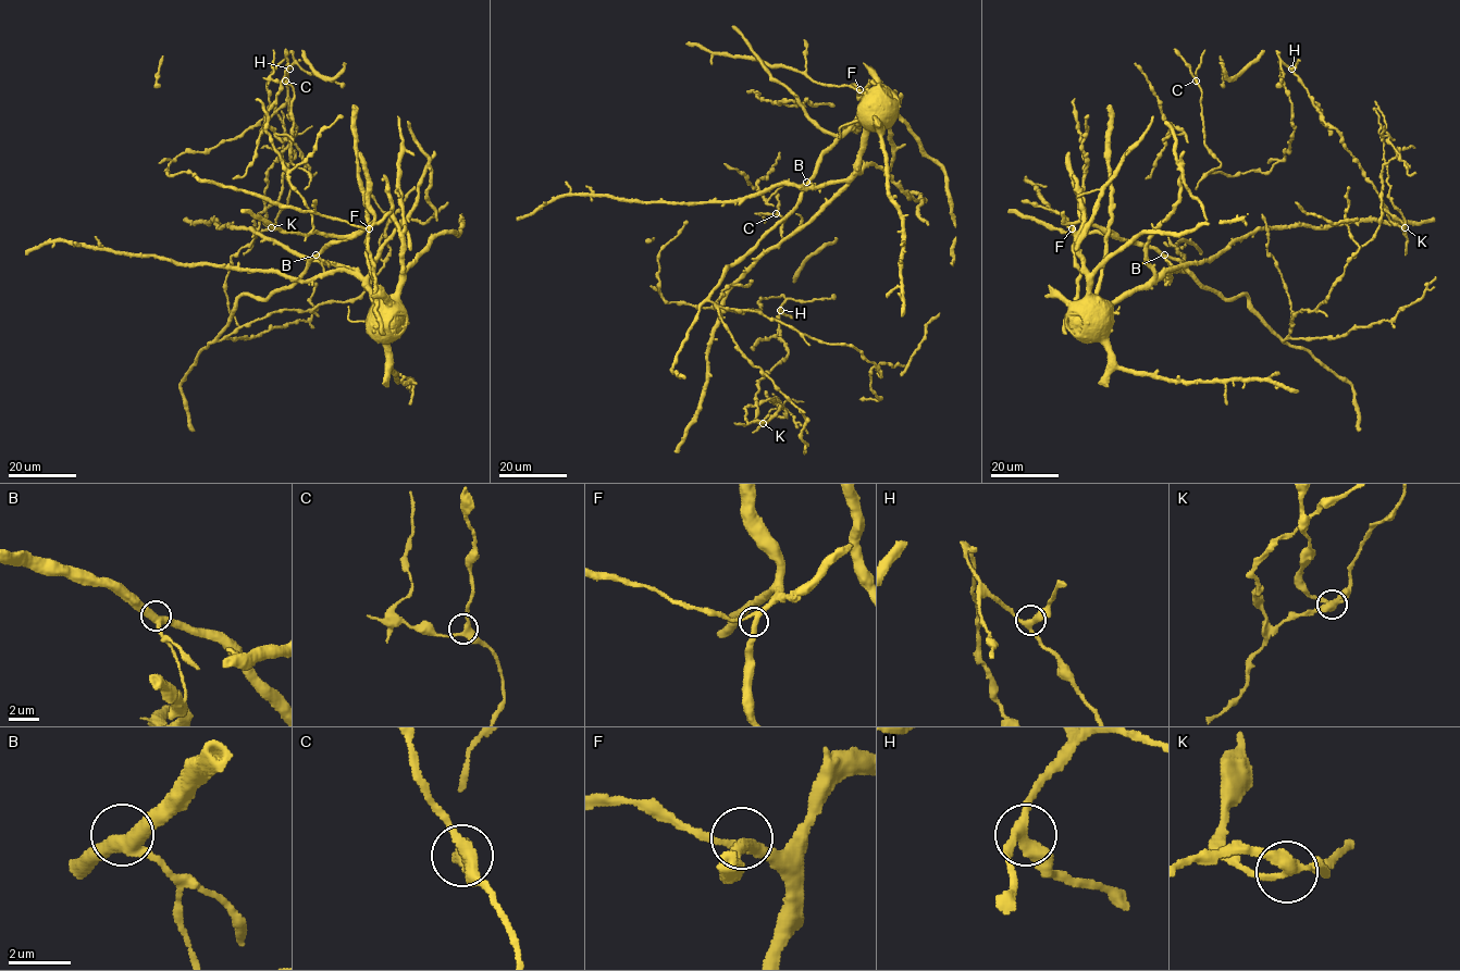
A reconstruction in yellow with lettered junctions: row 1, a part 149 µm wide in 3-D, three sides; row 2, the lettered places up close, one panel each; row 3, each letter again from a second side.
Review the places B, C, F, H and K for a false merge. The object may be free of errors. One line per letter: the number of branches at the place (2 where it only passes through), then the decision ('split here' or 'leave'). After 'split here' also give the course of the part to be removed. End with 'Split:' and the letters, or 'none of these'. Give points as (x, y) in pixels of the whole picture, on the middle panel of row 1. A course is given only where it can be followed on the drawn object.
B: branches 3; leave
C: branches 3; leave
F: branches 3; leave
H: branches 3; leave
K: branches 3; split here; course (763, 423), (781, 407), (774, 401), (776, 400), (779, 407), (783, 406), (807, 433)
Split: K

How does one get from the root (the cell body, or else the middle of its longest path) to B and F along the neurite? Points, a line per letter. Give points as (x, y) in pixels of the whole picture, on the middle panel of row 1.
B: (878, 106), (866, 115), (860, 166), (837, 182), (816, 188), (806, 182)
F: (878, 106), (866, 115), (860, 166), (814, 187), (819, 157), (860, 111), (860, 89)

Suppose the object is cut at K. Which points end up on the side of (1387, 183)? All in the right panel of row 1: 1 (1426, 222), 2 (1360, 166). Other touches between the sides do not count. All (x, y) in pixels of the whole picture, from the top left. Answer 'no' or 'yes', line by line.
1: no
2: no

